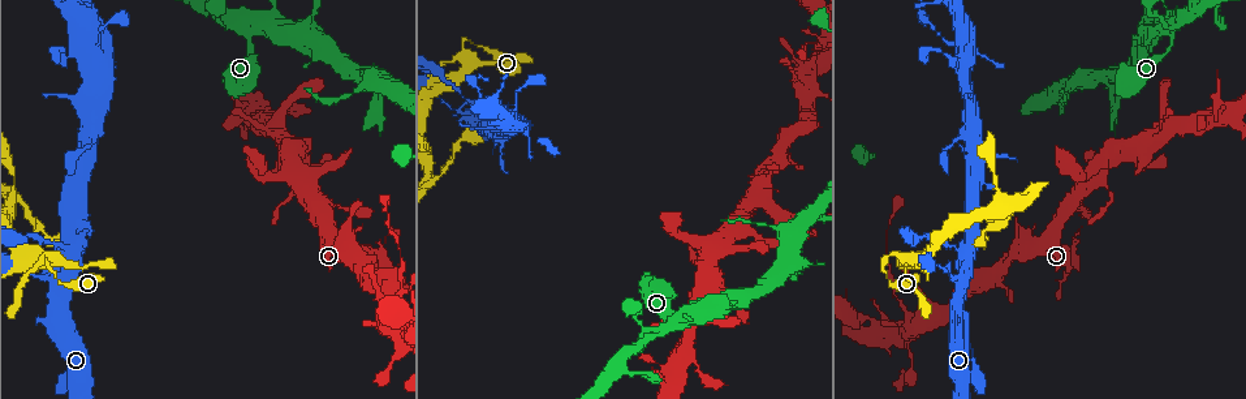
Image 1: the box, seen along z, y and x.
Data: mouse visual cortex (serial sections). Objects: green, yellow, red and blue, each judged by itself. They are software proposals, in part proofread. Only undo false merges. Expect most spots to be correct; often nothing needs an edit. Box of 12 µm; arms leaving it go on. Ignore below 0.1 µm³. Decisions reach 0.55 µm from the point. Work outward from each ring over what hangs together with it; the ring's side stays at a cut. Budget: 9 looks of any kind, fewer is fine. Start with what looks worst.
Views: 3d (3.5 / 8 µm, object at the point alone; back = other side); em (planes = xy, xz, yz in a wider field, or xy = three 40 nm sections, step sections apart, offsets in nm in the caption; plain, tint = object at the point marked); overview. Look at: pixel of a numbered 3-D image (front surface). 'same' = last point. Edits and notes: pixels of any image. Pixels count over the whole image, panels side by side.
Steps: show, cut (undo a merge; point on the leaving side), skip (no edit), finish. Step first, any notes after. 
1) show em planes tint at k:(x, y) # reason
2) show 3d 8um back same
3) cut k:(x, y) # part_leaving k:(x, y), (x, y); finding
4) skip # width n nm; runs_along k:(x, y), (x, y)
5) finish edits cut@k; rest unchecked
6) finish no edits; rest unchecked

show 3d 3.5um at 1:(810, 63) # three arms meet

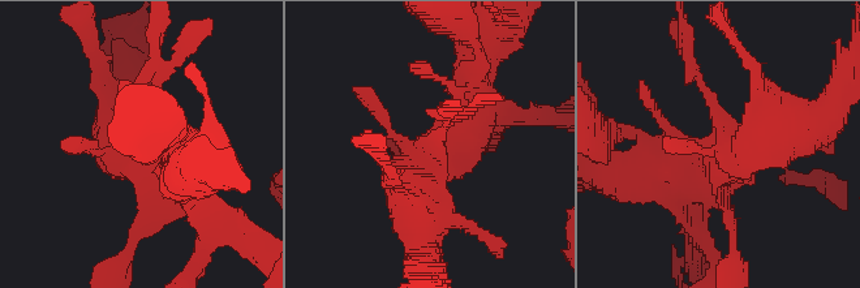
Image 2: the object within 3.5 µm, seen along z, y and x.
show em xy step 1 tint at 2:(724, 145) # need the tissue

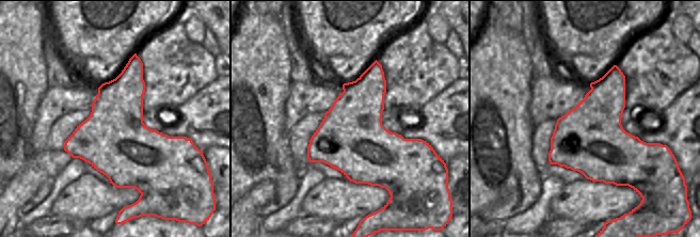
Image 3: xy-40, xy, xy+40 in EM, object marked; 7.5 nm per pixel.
skip # runs_along 2:(790, 130), (734, 154), (693, 71); all the same cell

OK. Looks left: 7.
show 3d 8um at 1:(664, 325) # branch point

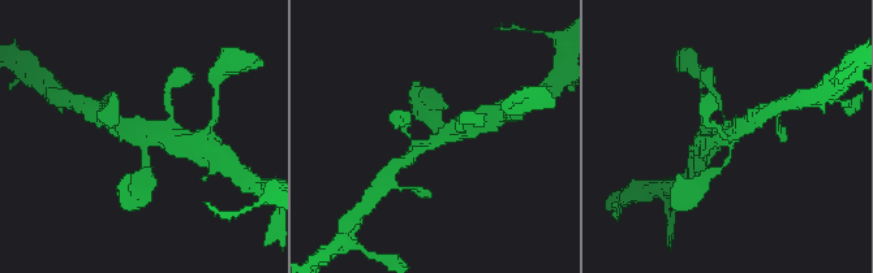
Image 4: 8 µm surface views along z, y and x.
show em xy step 5 tint at 4:(731, 143) # shape alone is not enough

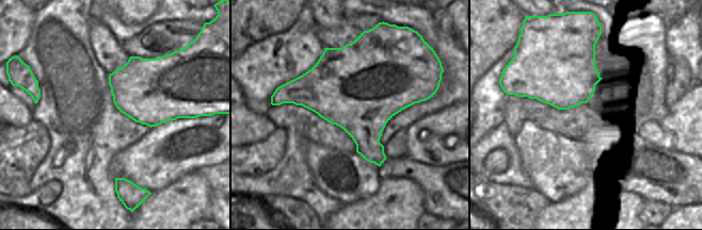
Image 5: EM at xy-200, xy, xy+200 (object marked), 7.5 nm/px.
skip # runs_along 4:(142, 174), (143, 144), (179, 137); continuous, no second cell

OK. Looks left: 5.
show 3d 3.5um back at 1:(463, 38) # sharp bend

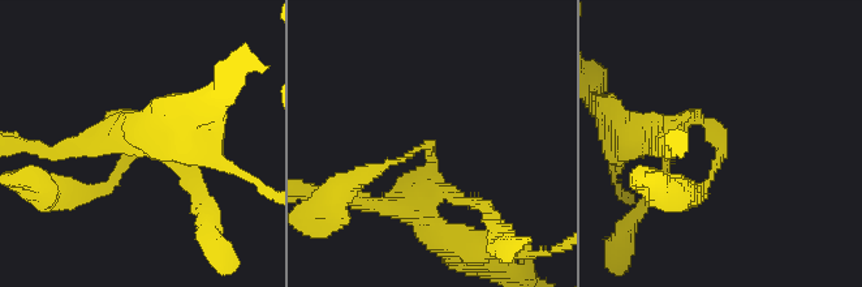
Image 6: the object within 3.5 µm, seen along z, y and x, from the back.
show em xy step 5 tint at 6:(719, 145) # arm_widths 150, 300 nm

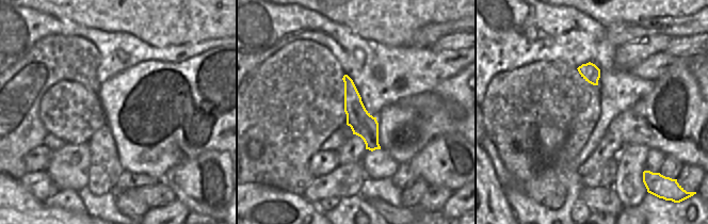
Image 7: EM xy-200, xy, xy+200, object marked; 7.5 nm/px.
skip # runs_along 6:(73, 192), (106, 187), (129, 131); one cell here

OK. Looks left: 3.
show 3d 3.5um at 1:(1023, 202) # thin arm on a thick one

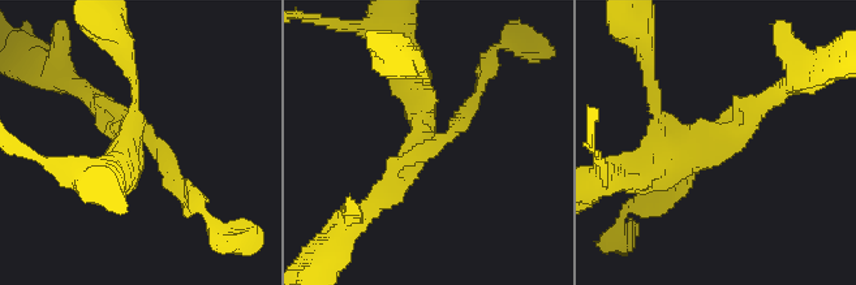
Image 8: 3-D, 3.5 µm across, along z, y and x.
show em xy step 1 tint at 8:(148, 142)

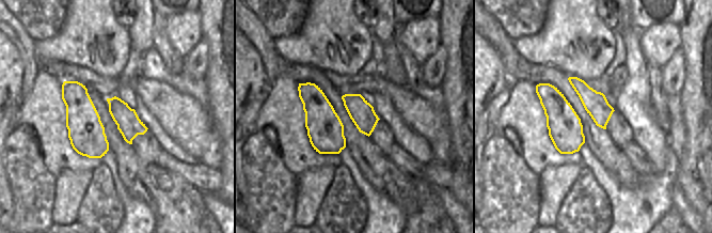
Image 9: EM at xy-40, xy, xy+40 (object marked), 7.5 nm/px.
show em xy step 3 tint same

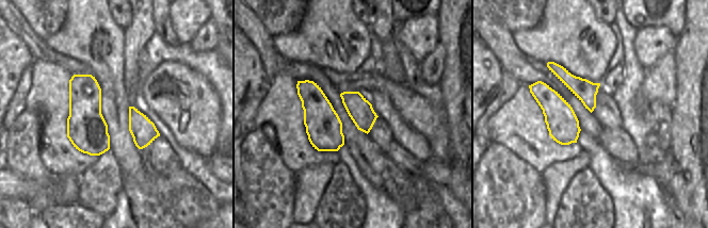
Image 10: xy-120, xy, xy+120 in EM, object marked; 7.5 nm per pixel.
skip # arm_widths 150, 250, 450 nm; runs_along 10:(550, 64), (589, 100), (591, 108); one cell here

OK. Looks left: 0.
finish no edits; rest unchecked

